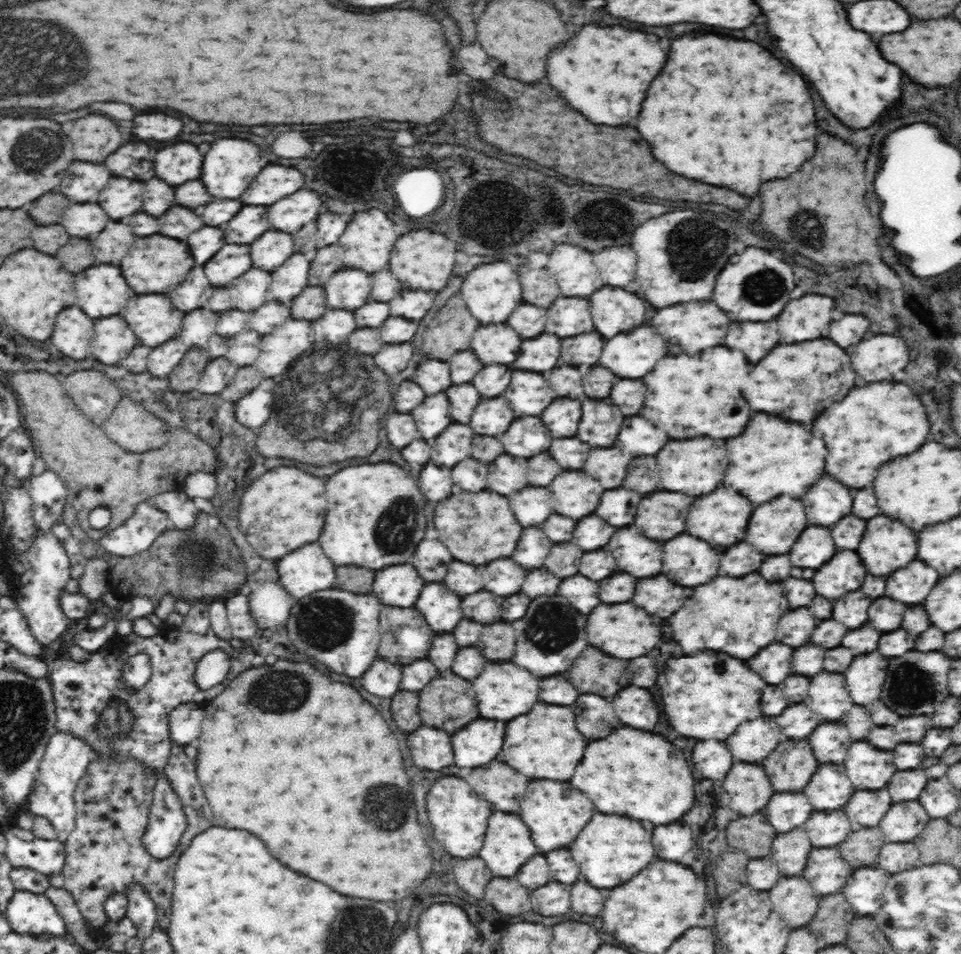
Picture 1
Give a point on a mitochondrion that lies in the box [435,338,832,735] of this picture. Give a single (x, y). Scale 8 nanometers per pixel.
(555, 622)

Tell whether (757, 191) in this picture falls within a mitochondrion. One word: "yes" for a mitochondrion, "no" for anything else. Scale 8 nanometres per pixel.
no

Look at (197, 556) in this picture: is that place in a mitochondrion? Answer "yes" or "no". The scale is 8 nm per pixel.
yes

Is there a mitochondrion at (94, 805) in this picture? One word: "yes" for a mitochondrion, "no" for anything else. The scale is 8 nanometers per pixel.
no

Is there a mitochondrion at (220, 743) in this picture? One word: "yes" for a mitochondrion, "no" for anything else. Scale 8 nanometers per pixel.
no

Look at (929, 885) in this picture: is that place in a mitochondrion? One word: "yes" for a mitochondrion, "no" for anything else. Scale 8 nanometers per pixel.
no

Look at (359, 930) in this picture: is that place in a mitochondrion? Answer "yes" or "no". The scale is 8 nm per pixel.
yes

